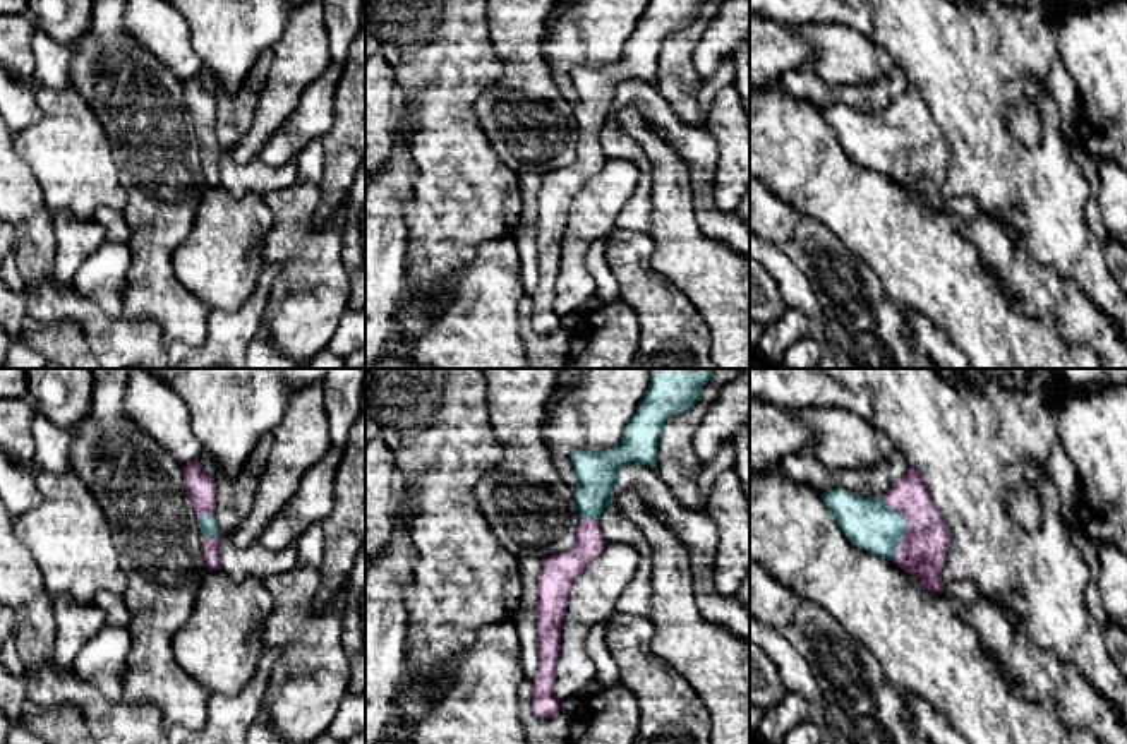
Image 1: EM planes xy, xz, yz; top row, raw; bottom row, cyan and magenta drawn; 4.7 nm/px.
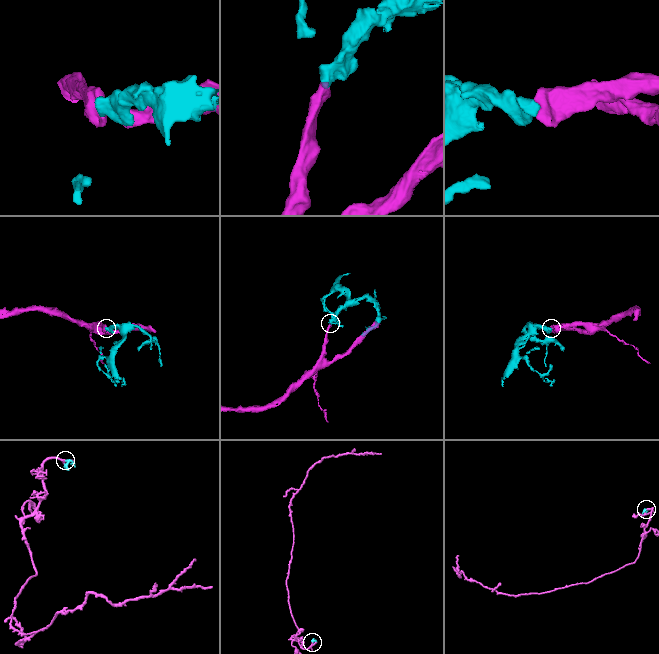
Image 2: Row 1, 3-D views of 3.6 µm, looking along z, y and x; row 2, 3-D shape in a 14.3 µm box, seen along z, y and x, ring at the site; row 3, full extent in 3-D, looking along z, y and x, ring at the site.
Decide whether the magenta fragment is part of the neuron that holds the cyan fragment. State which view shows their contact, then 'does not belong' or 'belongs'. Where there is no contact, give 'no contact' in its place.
yz | belongs

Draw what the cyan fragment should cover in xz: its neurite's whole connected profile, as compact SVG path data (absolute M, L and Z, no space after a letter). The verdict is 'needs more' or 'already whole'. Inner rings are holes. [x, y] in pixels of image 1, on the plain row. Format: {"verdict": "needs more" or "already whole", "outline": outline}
{"verdict": "needs more", "outline": "M648 0L616 63L576 65L568 70L578 94L575 120L582 137L575 159L564 168L542 175L537 192L539 286L532 295L535 333L549 336L559 329L561 315L554 309L554 298L568 213L585 182L599 173L607 161L597 135L612 118L612 103L619 98L621 86L630 79L657 86L662 43L671 33L690 26L700 14L703 2Z"}

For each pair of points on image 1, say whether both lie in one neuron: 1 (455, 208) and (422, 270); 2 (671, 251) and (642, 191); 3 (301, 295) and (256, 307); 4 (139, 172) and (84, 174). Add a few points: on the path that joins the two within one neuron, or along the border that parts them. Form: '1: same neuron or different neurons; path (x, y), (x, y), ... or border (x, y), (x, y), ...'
1: same neuron; path (446, 223), (436, 254)
2: different neurons; border (650, 167), (650, 225), (645, 230)
3: different neurons; border (278, 264), (261, 323)
4: different neurons; border (105, 134), (117, 180), (127, 196), (122, 211)

